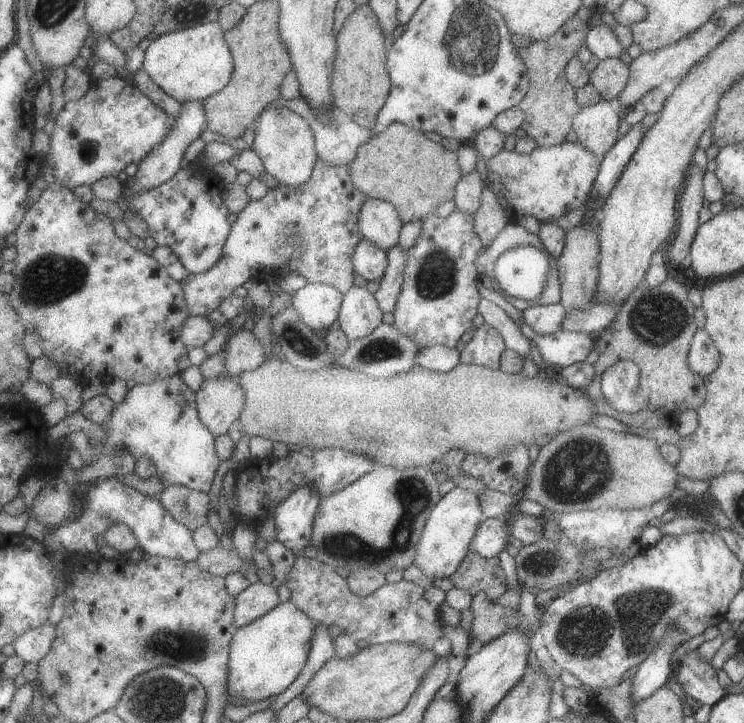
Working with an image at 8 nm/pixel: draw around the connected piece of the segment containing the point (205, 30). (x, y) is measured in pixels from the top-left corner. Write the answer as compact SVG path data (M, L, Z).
M212 22L152 40L145 51L143 68L156 85L182 104L191 100L204 101L225 90L233 78L235 59L221 23Z

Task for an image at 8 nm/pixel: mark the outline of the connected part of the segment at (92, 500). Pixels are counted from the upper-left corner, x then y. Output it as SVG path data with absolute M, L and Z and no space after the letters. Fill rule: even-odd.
M118 477L97 478L89 482L87 500L77 516L53 529L53 534L62 541L65 548L82 556L99 556L95 544L96 536L105 536L112 524L126 524L138 538L140 548L149 556L164 556L170 559L197 561L202 553L195 538L194 531L169 512L159 497L141 494L131 486L125 486Z

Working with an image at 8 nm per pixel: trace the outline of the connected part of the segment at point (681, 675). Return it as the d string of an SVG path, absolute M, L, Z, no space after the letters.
M696 650L687 652L674 665L672 676L683 688L685 696L701 704L713 706L726 695L717 680L715 670L697 654Z

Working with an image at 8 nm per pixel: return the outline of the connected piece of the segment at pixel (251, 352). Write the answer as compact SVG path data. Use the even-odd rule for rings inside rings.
M244 329L229 335L223 354L228 374L236 378L259 368L266 361L261 340L257 340L252 331Z

